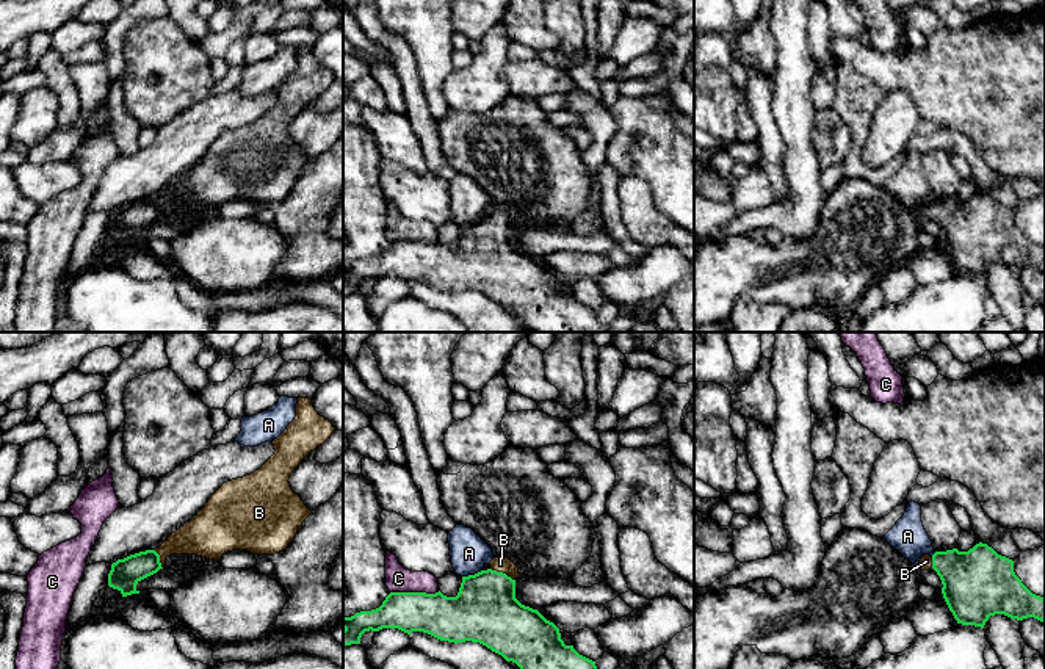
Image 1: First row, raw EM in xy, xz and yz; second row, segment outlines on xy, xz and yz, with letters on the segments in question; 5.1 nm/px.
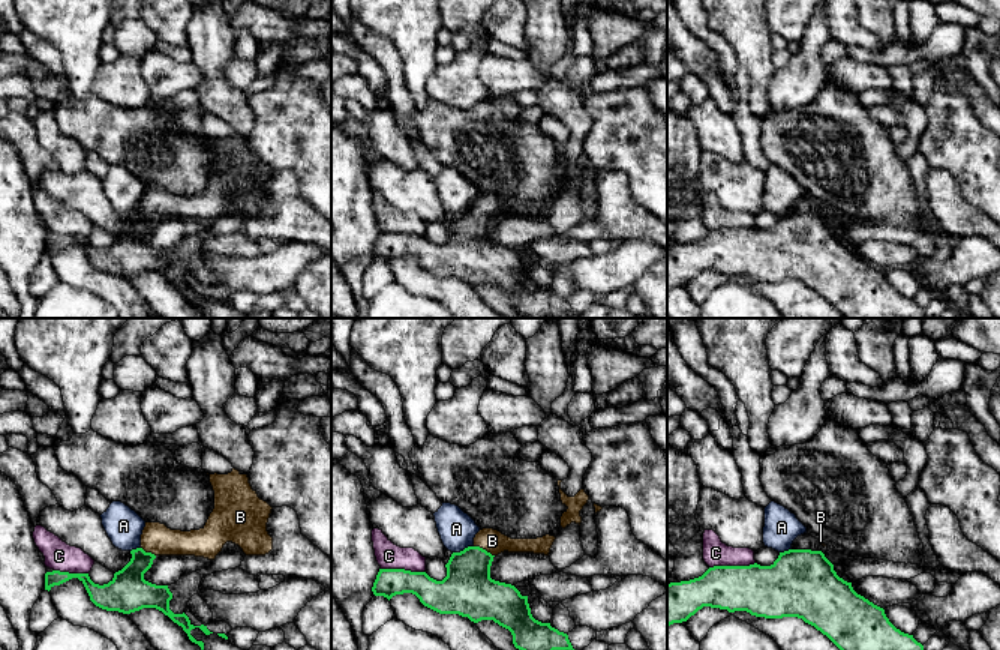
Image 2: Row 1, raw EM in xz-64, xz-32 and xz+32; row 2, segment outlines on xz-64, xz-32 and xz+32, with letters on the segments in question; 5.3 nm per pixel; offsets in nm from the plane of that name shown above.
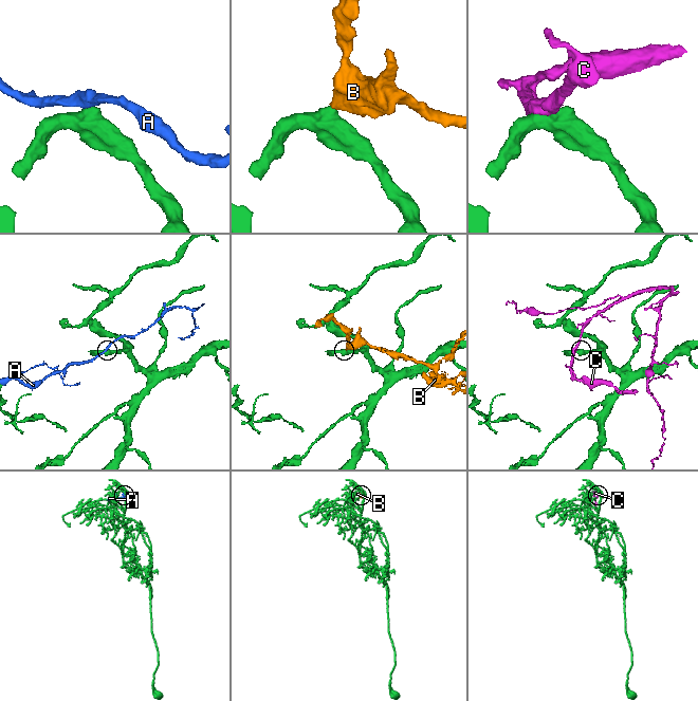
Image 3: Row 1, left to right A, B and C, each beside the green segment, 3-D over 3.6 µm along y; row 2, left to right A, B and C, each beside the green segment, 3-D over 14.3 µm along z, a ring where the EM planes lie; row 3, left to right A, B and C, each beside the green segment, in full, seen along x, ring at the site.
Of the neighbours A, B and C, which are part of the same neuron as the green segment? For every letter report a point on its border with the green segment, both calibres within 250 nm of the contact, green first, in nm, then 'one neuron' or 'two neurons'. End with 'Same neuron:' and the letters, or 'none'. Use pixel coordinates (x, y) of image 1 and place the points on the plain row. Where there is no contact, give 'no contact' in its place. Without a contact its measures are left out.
A: meets green in xz at (472, 224); 320 nm thick on the green side, 190 nm on the other; two neurons
B: meets green in xz at (502, 221); 320 nm thick on the green side, 80 nm on the other; one neuron
C: meets green in xz at (414, 242); 240 nm thick on the green side, 130 nm on the other; two neurons
Same neuron: B

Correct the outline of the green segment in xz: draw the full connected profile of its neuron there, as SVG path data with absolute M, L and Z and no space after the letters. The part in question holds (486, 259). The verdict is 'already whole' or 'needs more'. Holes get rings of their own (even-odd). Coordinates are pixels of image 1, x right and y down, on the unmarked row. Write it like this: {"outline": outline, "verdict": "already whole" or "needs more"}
{"outline": "M494 207L489 213L487 219L462 226L456 246L447 246L440 240L390 241L379 257L343 266L343 295L360 293L362 284L370 279L398 277L407 284L423 280L454 293L479 291L506 310L515 312L531 332L609 332L595 310L564 293L553 271L515 248L515 229L520 222L511 208Z", "verdict": "needs more"}

